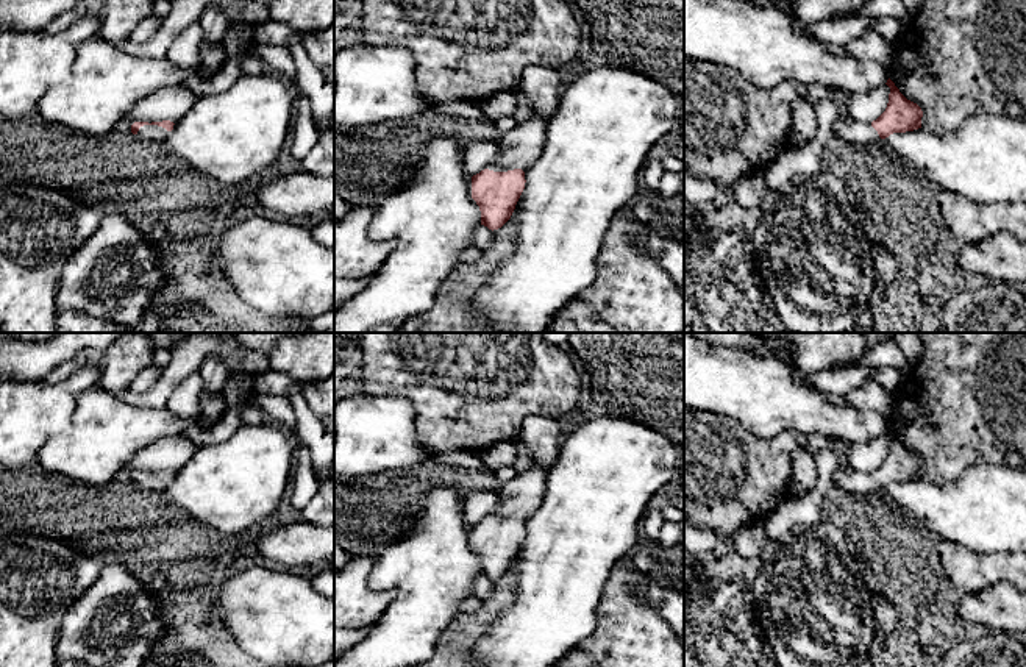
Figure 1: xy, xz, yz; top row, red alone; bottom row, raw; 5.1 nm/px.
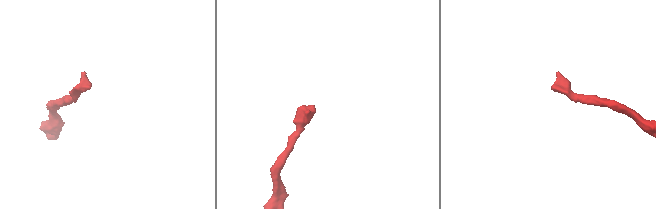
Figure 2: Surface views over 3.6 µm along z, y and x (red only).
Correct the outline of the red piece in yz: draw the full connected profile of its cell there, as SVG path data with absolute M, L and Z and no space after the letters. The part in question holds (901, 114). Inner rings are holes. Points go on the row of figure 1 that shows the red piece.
M889 78L890 87L885 111L871 123L859 122L850 116L839 117L832 125L832 134L848 144L870 144L885 139L893 133L906 133L921 128L921 108L907 100Z

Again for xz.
M533 111L526 122L517 123L498 141L498 159L489 169L472 177L472 198L481 211L481 225L489 230L501 228L512 216L525 189L525 169L540 155L545 141L547 120Z

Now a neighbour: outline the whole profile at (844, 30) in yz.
M867 16L840 17L820 20L806 27L806 33L828 44L850 44L875 28L875 19Z

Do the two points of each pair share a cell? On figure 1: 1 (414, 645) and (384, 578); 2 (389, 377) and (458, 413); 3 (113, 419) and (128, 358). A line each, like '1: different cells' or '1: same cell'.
1: same cell
2: same cell
3: different cells

